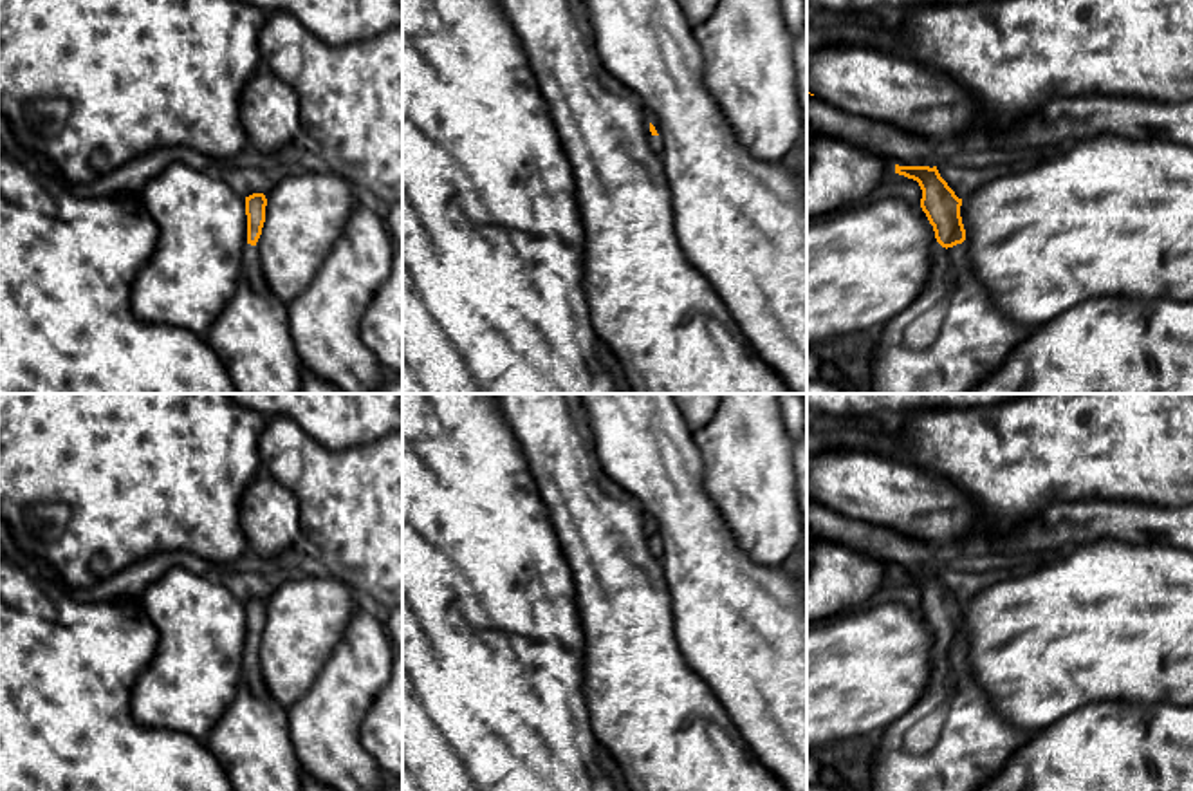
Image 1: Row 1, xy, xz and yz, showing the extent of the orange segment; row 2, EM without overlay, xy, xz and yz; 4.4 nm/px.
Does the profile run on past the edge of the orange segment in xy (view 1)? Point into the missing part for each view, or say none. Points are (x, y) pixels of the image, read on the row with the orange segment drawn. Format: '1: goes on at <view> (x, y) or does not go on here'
1: goes on at xy (251, 336)

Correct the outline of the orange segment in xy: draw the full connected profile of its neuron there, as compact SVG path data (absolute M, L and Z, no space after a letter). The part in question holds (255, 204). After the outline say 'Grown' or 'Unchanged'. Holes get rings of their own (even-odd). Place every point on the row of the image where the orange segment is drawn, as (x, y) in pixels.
M264 193L245 197L247 246L236 293L204 340L240 394L300 394L303 363L289 329L289 311L267 285L256 253L265 222Z. Grown

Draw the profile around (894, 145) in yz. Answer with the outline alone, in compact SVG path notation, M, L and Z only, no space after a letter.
M807 94L807 123L816 132L868 148L886 163L899 166L933 168L942 159L942 150L924 137L906 134L888 123L843 112L810 94Z

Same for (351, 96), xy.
M271 13L258 34L264 69L280 76L298 96L301 139L359 191L386 204L402 202L402 27L347 45L332 45L312 34L289 13Z

